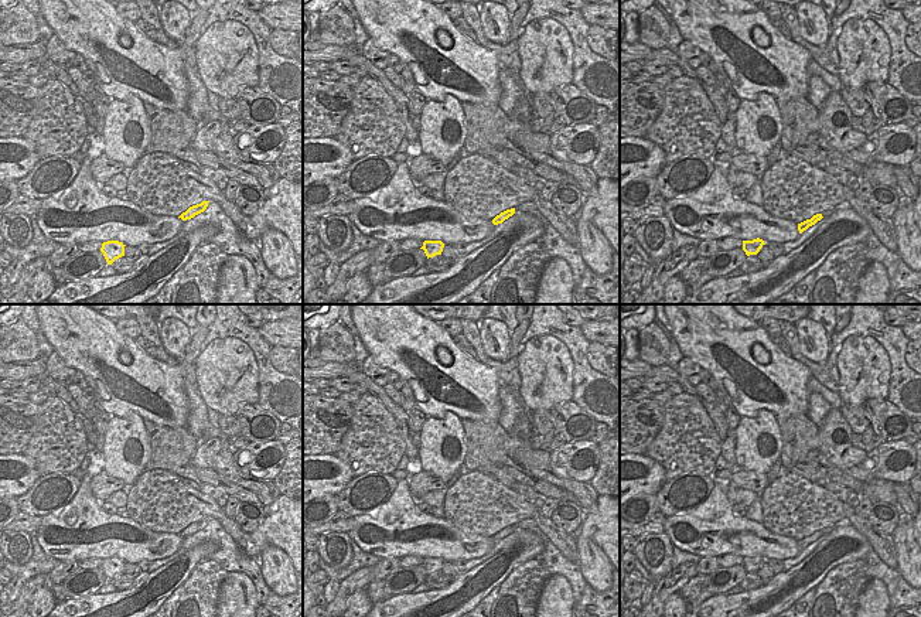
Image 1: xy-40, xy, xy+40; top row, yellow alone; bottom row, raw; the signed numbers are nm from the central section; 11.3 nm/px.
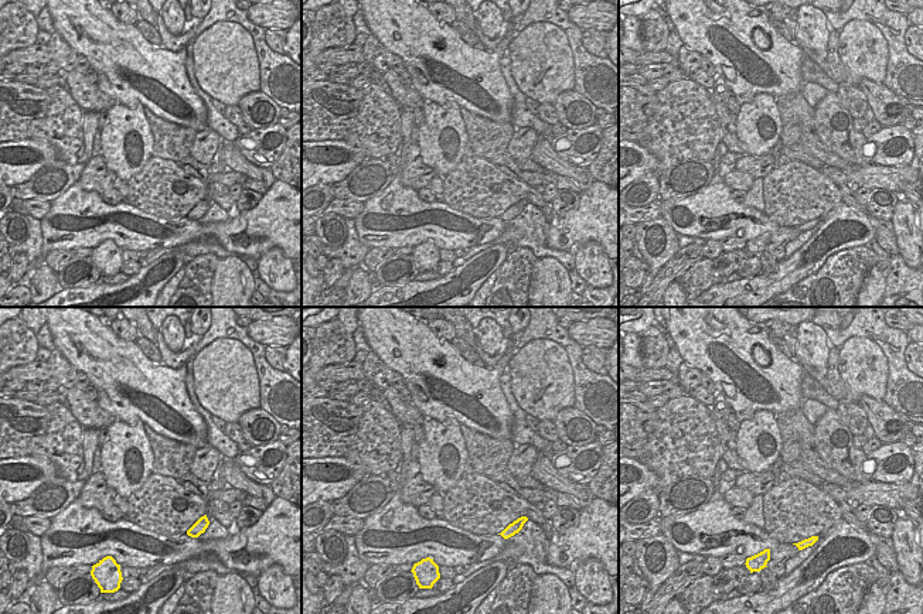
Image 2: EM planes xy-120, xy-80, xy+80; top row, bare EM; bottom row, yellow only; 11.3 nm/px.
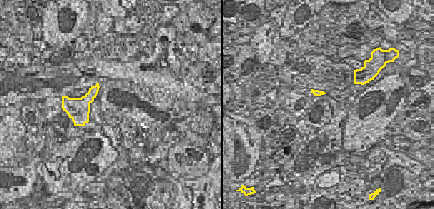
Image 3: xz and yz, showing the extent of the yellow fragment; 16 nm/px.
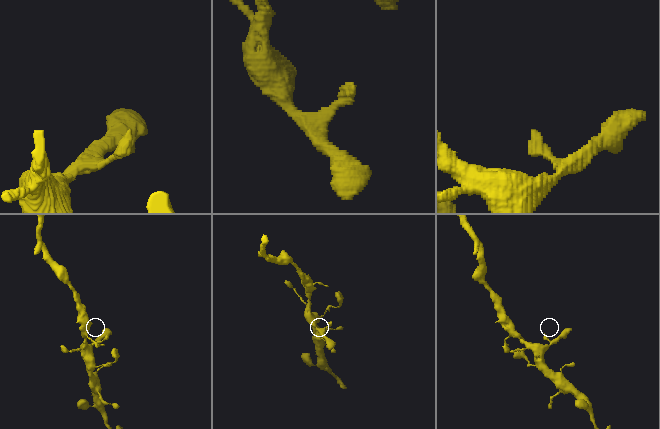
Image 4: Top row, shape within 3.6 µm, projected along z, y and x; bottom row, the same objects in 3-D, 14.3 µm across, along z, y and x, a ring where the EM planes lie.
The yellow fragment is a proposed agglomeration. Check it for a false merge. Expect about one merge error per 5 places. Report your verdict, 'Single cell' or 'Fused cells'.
Single cell

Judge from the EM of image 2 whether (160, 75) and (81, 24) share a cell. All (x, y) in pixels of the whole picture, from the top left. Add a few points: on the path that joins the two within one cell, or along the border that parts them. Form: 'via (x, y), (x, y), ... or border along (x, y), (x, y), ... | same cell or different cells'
via (140, 72), (135, 71), (101, 37) | same cell

